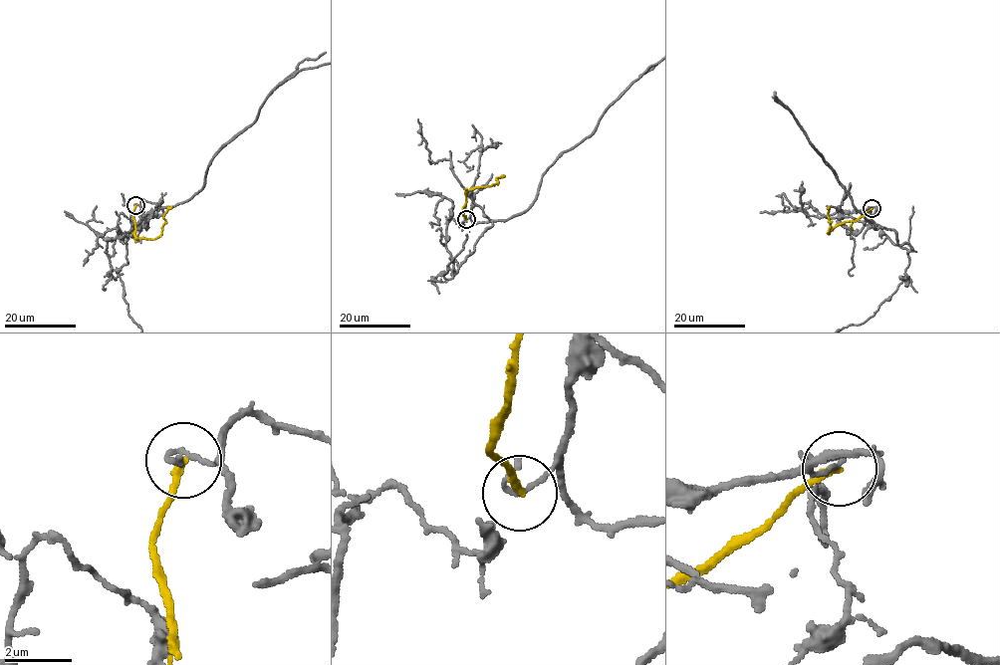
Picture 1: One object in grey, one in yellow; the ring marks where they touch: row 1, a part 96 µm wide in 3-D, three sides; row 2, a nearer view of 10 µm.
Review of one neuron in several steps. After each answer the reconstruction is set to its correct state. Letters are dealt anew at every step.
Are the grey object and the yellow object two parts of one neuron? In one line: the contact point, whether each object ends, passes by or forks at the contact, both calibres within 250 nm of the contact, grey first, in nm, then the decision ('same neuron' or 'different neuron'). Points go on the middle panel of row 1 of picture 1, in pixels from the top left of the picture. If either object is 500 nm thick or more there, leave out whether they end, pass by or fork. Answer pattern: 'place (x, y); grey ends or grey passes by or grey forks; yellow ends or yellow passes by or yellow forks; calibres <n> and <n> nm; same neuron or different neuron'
place (466, 219); grey passes by; yellow ends; calibres 110 and 220 nm; different neuron

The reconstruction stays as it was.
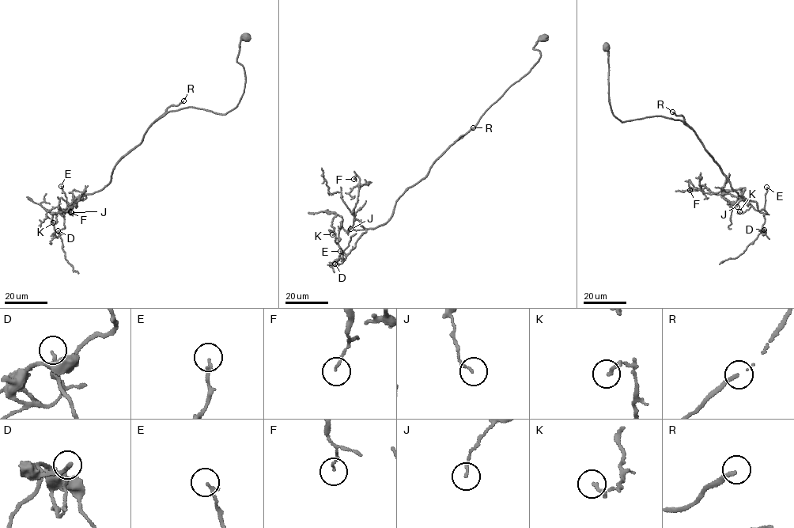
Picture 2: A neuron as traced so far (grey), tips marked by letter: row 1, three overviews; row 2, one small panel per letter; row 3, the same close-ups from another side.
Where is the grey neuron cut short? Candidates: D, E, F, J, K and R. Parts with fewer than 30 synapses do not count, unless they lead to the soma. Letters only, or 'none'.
R

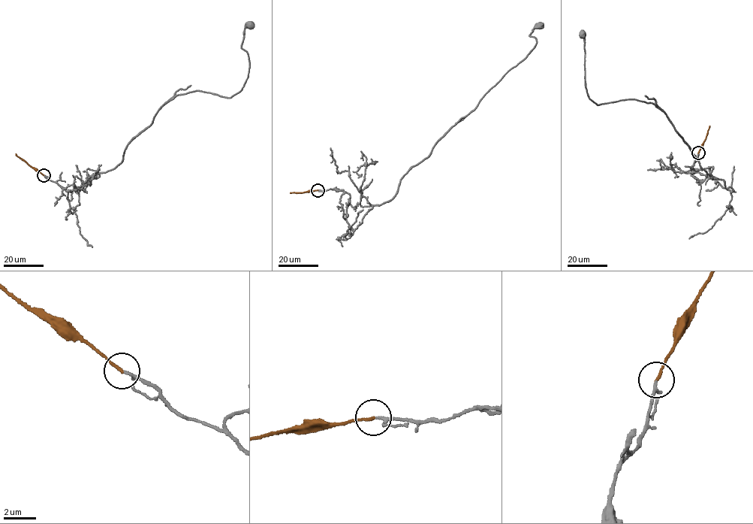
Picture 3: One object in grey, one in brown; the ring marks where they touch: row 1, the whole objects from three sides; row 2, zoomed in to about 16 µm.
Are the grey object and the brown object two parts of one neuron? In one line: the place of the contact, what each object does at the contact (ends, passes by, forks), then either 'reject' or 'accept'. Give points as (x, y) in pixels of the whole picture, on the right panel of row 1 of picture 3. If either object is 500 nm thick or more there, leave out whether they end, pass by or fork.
(698, 152) | grey ends | brown ends | accept

